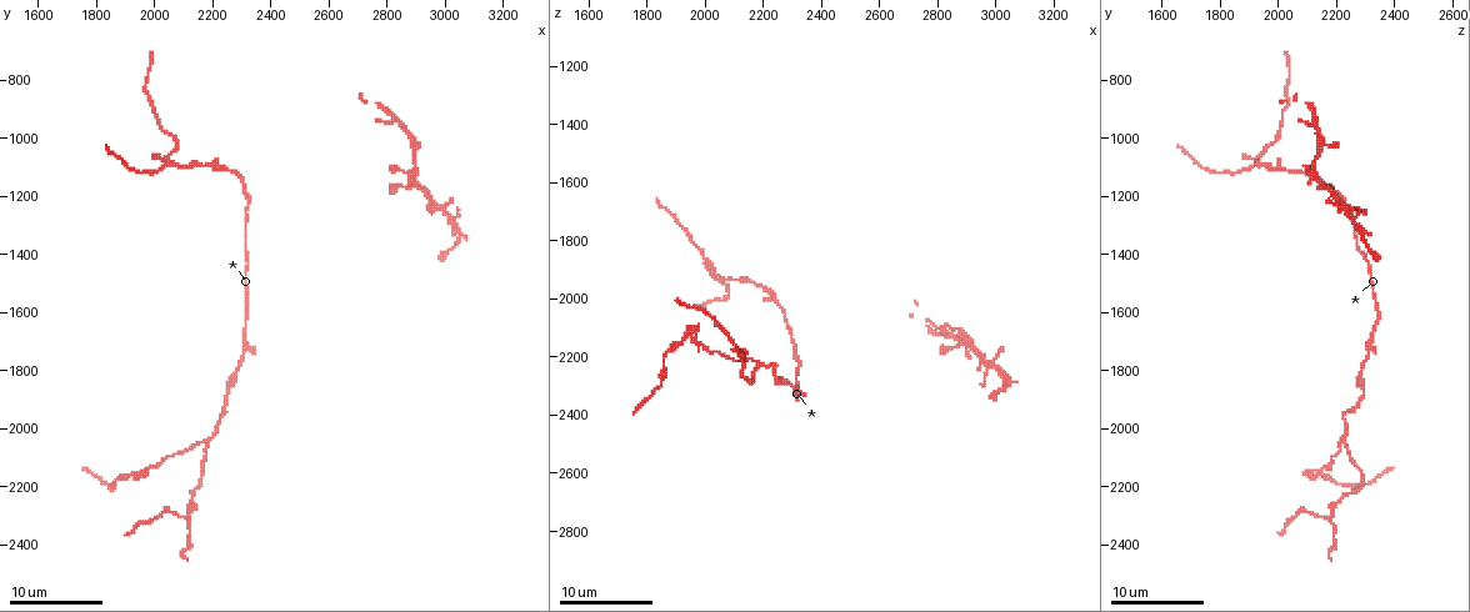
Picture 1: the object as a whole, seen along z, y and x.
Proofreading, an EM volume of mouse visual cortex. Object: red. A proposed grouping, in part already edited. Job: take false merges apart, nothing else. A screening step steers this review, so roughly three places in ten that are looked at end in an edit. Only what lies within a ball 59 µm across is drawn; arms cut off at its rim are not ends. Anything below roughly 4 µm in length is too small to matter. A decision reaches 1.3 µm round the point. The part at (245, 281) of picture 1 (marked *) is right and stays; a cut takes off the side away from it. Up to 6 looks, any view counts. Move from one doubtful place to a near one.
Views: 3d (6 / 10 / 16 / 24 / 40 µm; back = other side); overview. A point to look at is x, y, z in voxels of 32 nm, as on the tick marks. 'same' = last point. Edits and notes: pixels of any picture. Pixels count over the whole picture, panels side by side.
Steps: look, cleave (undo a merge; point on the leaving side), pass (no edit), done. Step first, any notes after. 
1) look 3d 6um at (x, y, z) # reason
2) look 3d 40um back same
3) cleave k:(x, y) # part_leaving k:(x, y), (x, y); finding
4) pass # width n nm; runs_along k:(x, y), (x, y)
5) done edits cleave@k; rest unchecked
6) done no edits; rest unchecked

look 3d 10um at (2300, 1740, 2320) # sudden change in width

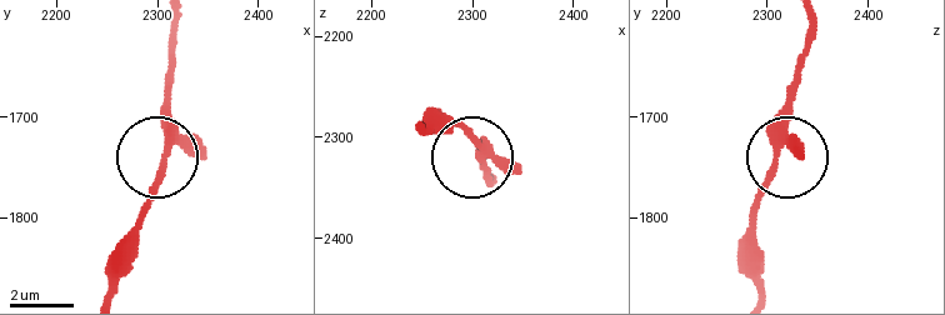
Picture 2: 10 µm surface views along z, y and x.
pass # width 260 nm; runs_along 2:(809, 24), (776, 169), (748, 248); continuous, no second neuron

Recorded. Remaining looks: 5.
look 3d 16um at (2180, 2050, 2230)

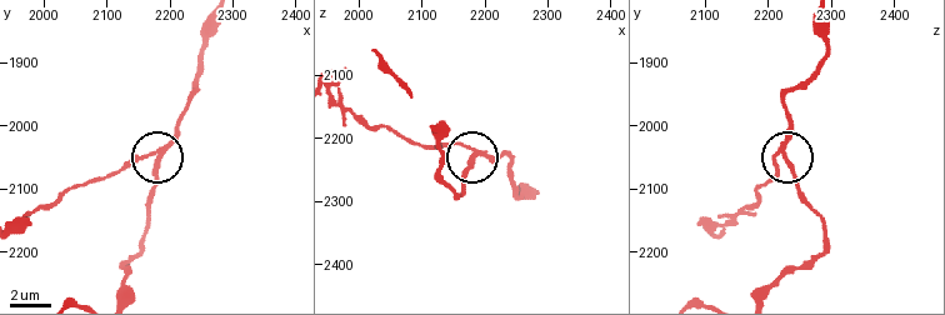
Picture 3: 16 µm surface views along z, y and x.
look 3d 6um at (2185, 2050, 2220)

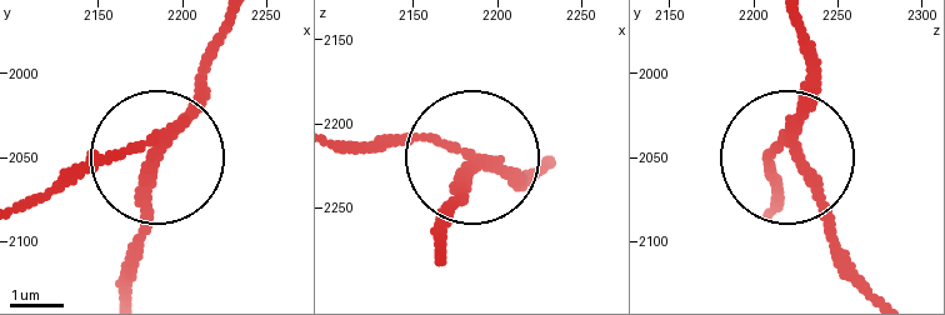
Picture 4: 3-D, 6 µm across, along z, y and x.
cleave 4:(101, 158) # part_leaving 4:(168, 126), (24, 199); two neurons meet here

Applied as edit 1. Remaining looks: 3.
look overview

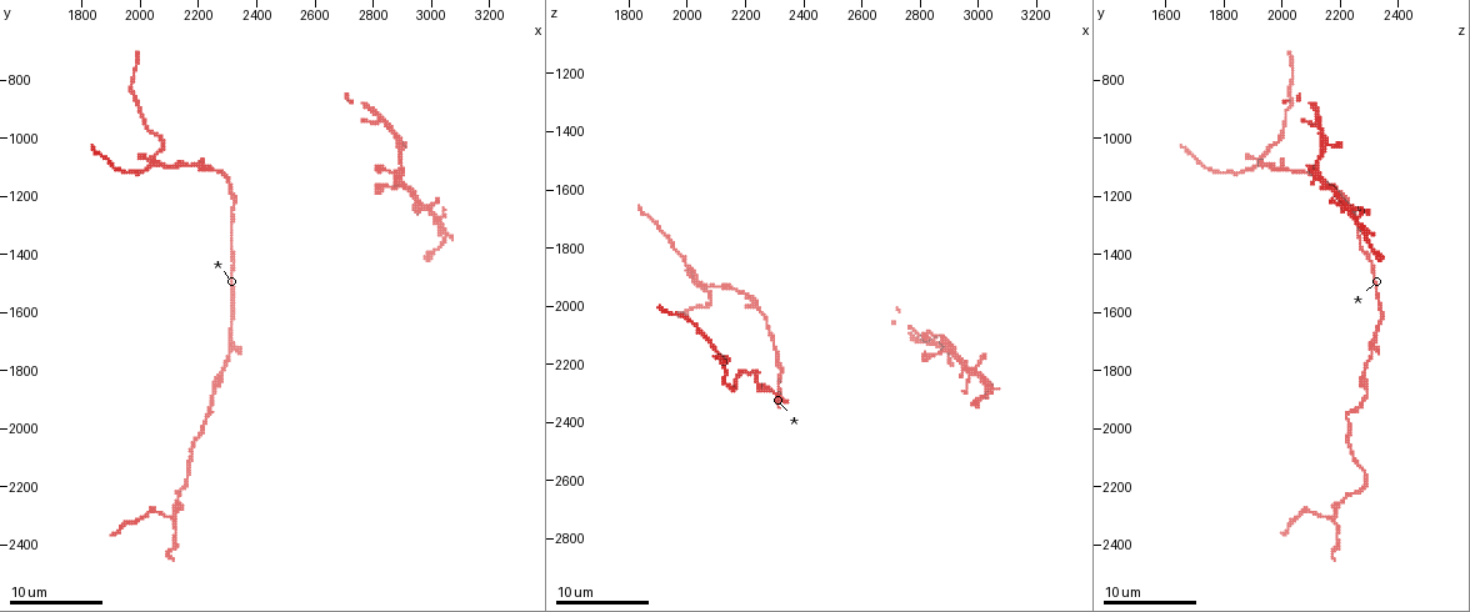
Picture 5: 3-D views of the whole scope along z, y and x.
look 3d 6um at (2110, 2320, 2180) # three arms meet

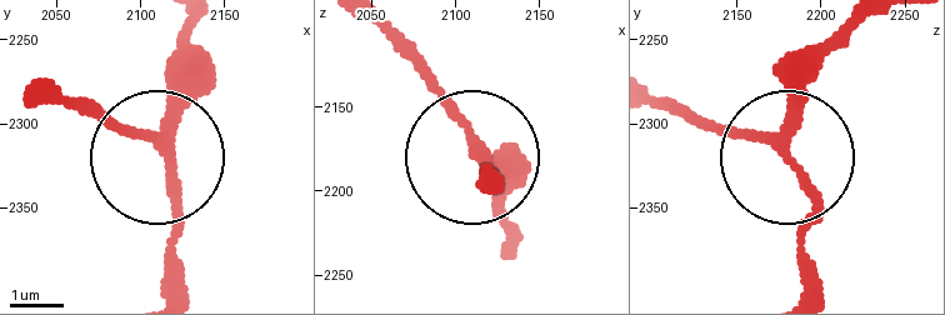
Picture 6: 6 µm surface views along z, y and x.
pass # side_arm 5 um; runs_along 6:(858, 23), (813, 76), (790, 158), (804, 286); one neuron here

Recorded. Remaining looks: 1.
done edits cleave@4; rest unchecked

